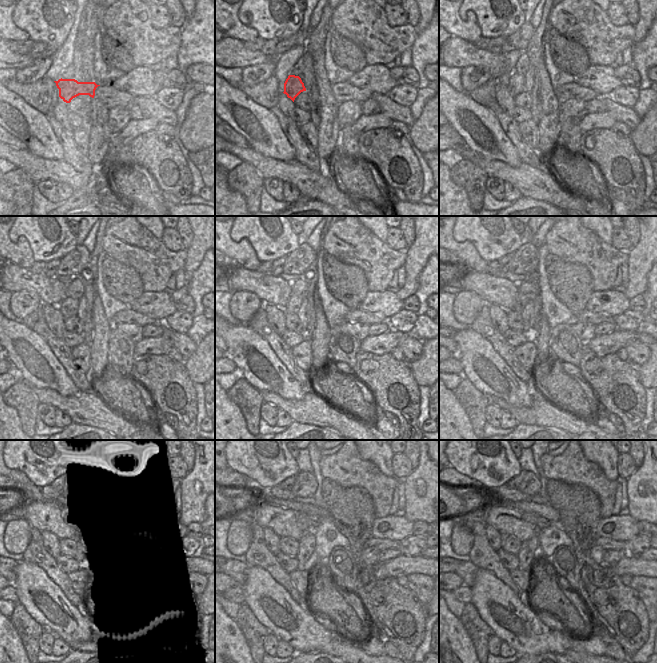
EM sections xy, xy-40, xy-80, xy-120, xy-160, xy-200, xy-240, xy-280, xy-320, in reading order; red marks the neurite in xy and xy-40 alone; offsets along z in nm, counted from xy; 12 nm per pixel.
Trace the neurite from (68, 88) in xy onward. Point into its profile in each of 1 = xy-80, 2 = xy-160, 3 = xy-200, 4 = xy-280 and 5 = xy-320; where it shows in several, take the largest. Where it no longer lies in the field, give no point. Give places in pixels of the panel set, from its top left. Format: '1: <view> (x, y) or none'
1: xy-80 (516, 83)
2: xy-160 (294, 303)
3: xy-200 (521, 301)
4: xy-280 (301, 518)
5: xy-320 (531, 518)

